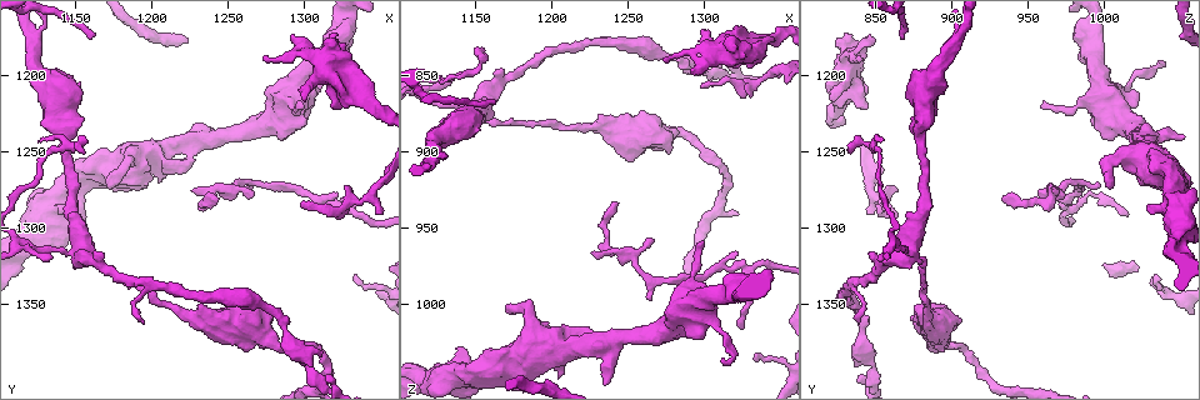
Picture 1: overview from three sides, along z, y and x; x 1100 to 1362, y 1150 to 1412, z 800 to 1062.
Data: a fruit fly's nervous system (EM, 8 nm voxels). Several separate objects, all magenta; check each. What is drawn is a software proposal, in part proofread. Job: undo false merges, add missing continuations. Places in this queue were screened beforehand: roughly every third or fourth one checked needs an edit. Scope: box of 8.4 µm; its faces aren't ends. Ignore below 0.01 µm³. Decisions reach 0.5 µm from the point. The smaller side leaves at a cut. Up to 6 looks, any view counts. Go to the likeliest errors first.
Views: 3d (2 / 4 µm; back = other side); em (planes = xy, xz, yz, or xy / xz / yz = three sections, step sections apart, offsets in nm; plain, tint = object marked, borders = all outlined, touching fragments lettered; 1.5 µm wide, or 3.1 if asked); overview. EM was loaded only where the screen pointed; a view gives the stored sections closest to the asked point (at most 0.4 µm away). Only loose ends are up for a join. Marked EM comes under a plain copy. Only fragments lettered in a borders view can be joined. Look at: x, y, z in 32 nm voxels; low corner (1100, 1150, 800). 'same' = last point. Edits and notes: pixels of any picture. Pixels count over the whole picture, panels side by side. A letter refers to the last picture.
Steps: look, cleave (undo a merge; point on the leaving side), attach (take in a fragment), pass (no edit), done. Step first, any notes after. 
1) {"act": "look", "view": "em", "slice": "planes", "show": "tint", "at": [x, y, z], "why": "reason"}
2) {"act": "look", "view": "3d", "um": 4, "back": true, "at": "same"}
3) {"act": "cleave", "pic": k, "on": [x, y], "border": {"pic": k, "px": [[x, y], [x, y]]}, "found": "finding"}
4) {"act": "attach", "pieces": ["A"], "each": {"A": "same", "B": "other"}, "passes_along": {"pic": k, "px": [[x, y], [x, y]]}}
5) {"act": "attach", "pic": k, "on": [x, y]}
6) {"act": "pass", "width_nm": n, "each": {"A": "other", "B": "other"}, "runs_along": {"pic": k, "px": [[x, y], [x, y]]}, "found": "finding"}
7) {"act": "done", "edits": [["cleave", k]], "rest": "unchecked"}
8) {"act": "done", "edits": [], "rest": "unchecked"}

{"act": "look", "view": "3d", "um": 2, "at": [1292, 1174, 844], "why": "stops while still wide"}

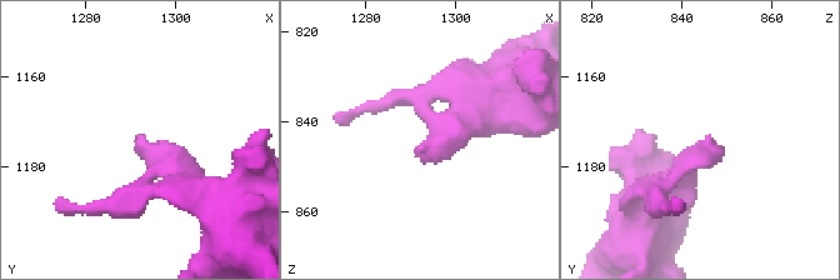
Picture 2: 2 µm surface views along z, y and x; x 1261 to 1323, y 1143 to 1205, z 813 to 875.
{"act": "look", "view": "em", "slice": "planes", "show": "borders", "at": [1292, 1175, 844], "why": "need the tissue"}

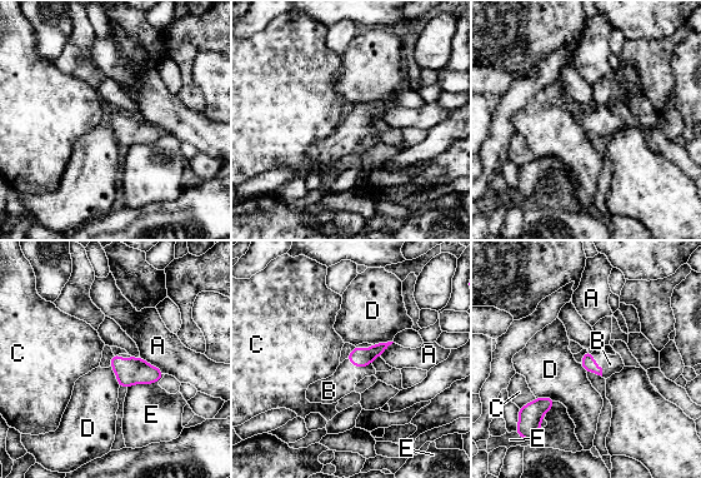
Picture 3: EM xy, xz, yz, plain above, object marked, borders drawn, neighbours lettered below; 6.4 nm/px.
{"act": "attach", "pieces": ["B"], "longest_contact_nm": ["E", 260], "each": {"A": "other", "B": "same", "C": "other", "D": "other", "E": "other"}, "passes_along": {"pic": 3, "px": [[587, 363], [597, 364], [610, 364]]}, "found": "it goes on there"}

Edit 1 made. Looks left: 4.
{"act": "look", "view": "overview"}

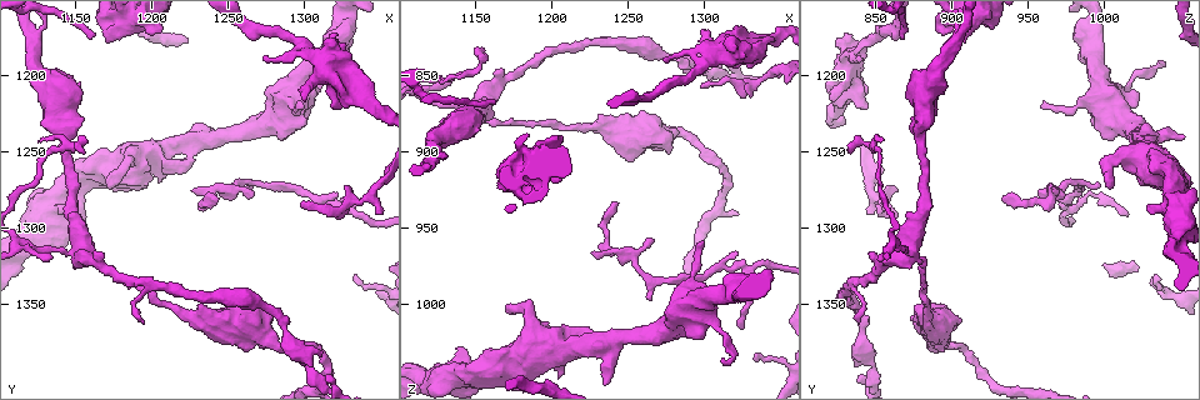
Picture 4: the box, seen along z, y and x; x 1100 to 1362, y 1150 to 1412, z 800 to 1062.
{"act": "look", "view": "3d", "um": 4, "at": [1126, 1244, 856], "why": "free end"}

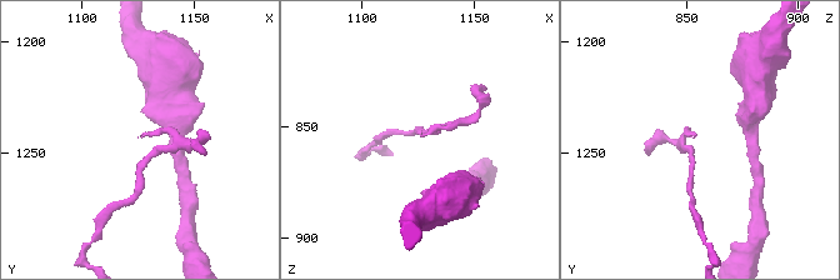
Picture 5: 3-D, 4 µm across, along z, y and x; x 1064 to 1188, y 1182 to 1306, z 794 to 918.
{"act": "look", "view": "em", "slice": "xz", "step": 8, "show": "borders", "at": [1126, 1242, 854]}

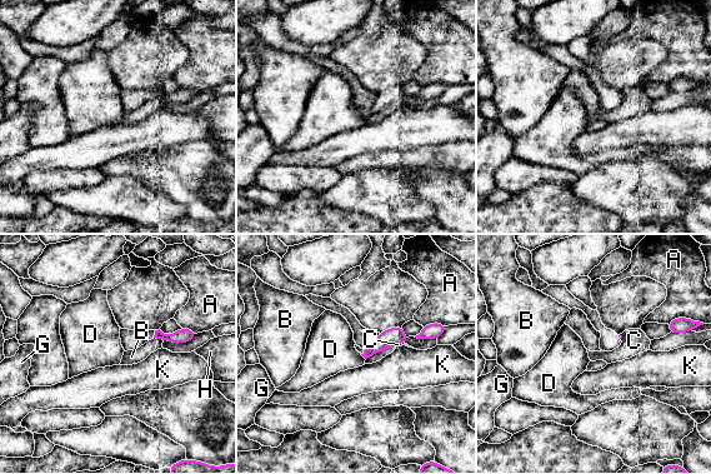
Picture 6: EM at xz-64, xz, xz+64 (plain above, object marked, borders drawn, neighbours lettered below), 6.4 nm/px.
{"act": "pass", "width_nm": 70, "each": {"A": "other", "B": "other", "C": "other", "D": "other", "G": "other", "H": "other", "K": "other"}, "border": {"pic": 6, "px": [[360, 354], [365, 359]]}, "found": "none of them fits"}

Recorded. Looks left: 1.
{"act": "done", "edits": [["attach", 3]], "rest": "unchecked"}

